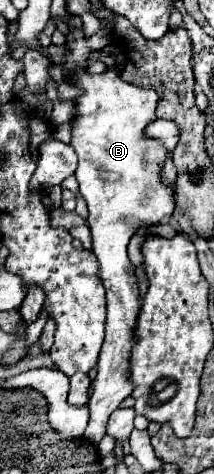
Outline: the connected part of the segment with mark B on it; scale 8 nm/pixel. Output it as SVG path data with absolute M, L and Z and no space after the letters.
M73 30L69 34L67 40L67 66L73 70L73 82L83 90L83 94L79 98L75 98L77 104L77 114L73 120L73 140L71 146L75 148L77 156L79 156L79 166L77 166L77 182L79 182L79 194L85 198L87 208L89 208L89 218L87 218L87 226L91 228L91 236L93 236L93 254L97 256L99 262L99 276L103 278L103 286L107 290L107 324L105 324L105 342L99 354L99 372L91 384L91 398L89 398L89 424L87 430L83 434L85 440L89 440L91 444L99 444L105 436L107 436L107 420L111 416L111 412L121 404L123 398L127 398L133 390L129 378L127 378L127 370L129 370L129 354L131 354L131 346L135 344L135 326L137 326L137 314L139 314L139 290L137 290L137 280L133 276L135 268L131 266L129 258L127 258L127 244L129 238L133 236L133 230L141 224L157 224L161 222L163 216L173 214L175 202L173 202L173 190L163 186L159 180L159 164L167 158L167 150L157 142L157 140L149 140L143 138L143 128L155 120L155 106L157 106L157 94L155 90L149 88L135 88L127 82L123 82L119 78L117 72L103 72L103 74L95 74L89 76L85 72L87 68L87 58L91 52L95 50L103 50L107 44L111 42L109 38L109 30L99 30L97 34L93 34L91 38L83 36L83 30Z

